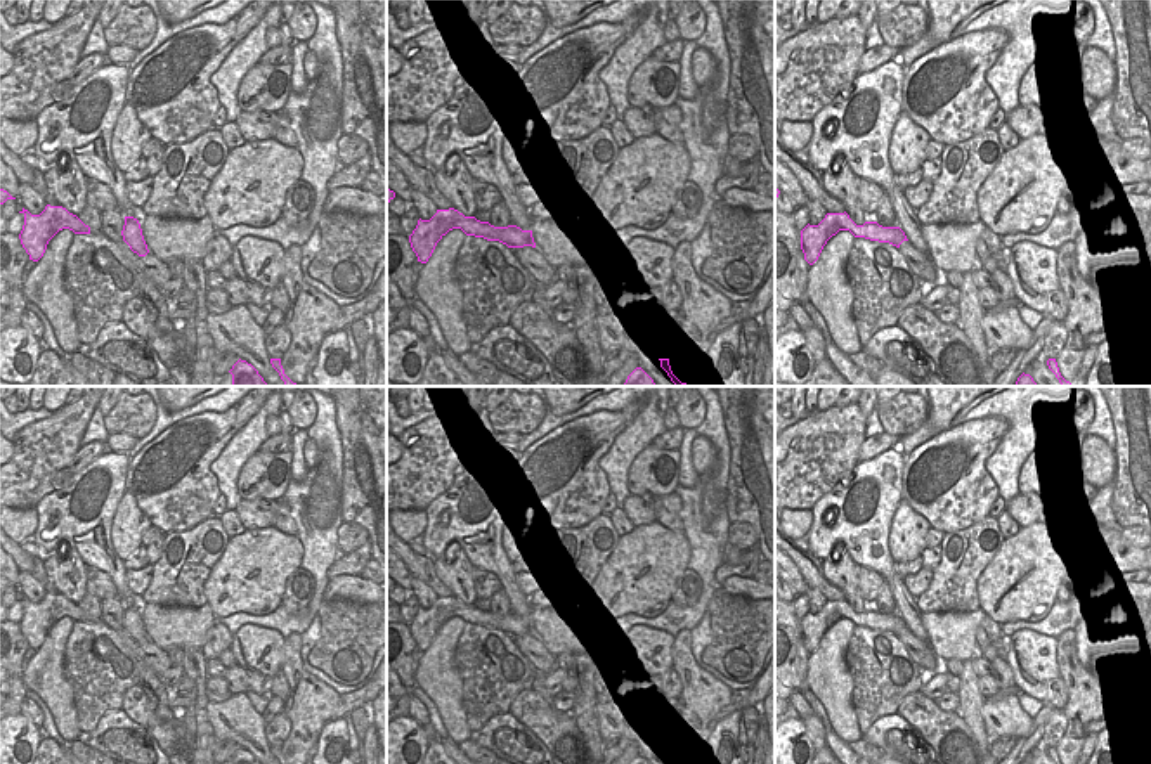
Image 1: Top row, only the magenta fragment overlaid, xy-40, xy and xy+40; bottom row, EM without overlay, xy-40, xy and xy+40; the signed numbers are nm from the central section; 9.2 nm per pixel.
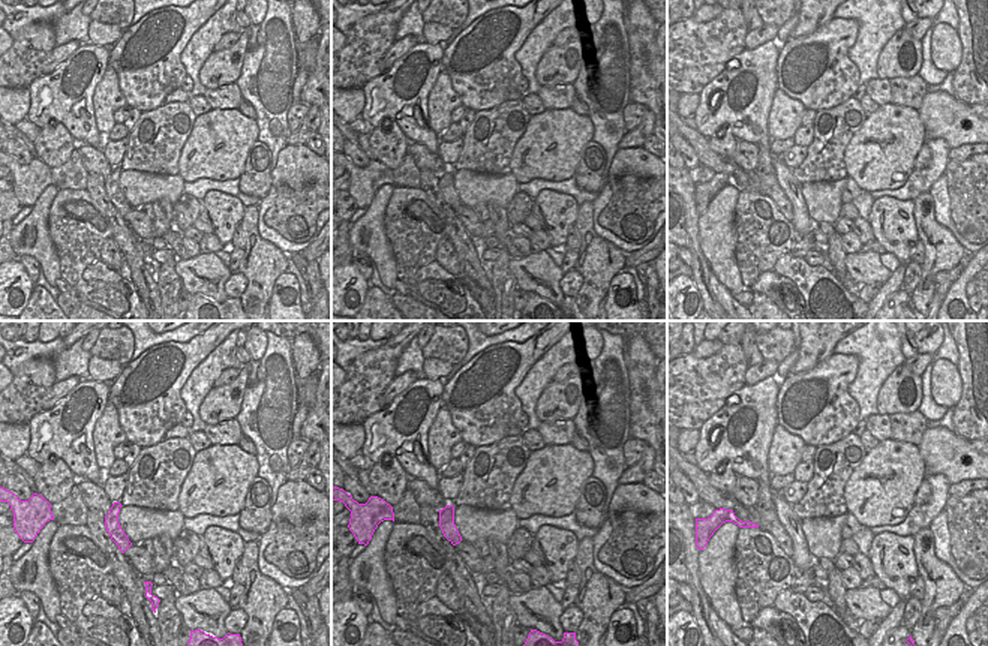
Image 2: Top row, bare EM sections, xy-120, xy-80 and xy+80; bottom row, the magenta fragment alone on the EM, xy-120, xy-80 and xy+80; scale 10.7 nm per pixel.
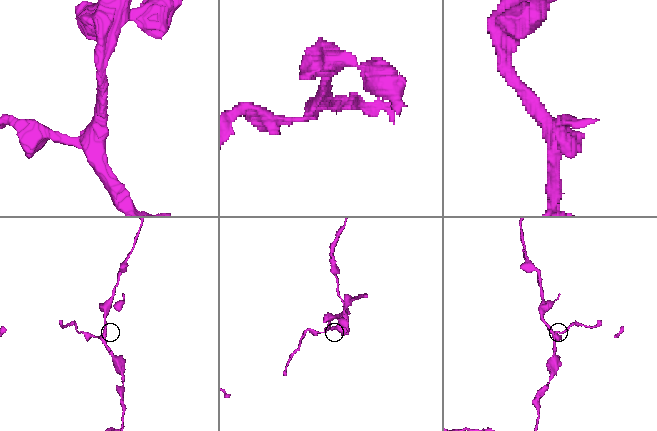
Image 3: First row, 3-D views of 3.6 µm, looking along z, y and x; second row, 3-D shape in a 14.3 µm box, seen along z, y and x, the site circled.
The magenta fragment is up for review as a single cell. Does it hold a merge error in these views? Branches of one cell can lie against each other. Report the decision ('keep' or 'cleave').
keep

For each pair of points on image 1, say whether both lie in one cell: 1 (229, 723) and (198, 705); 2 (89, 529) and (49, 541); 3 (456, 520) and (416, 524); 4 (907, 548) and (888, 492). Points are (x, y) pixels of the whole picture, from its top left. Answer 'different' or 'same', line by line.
1: different
2: same
3: different
4: different

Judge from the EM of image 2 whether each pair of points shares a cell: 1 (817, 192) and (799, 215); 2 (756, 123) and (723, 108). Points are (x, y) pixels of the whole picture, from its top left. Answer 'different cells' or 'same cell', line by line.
1: different cells
2: same cell

